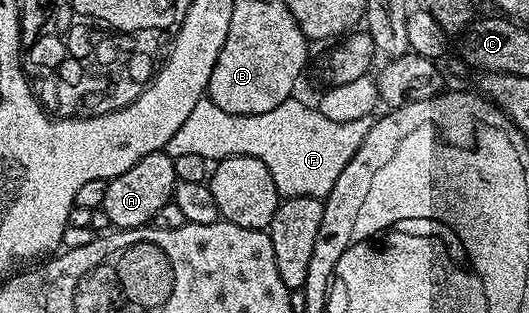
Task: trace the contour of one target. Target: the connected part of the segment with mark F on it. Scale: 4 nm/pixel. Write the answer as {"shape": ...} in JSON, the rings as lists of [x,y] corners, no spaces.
{"shape":[[[208,96],[203,97],[195,108],[191,108],[187,120],[179,124],[164,151],[172,159],[194,155],[220,160],[246,154],[267,164],[267,172],[271,172],[271,180],[275,180],[278,195],[285,198],[311,196],[324,200],[331,188],[335,188],[339,172],[343,172],[351,156],[359,152],[359,144],[367,140],[367,132],[371,132],[375,118],[368,114],[346,122],[327,120],[320,108],[308,106],[299,98],[288,98],[279,104],[279,108],[271,108],[271,112],[228,114]]]}

